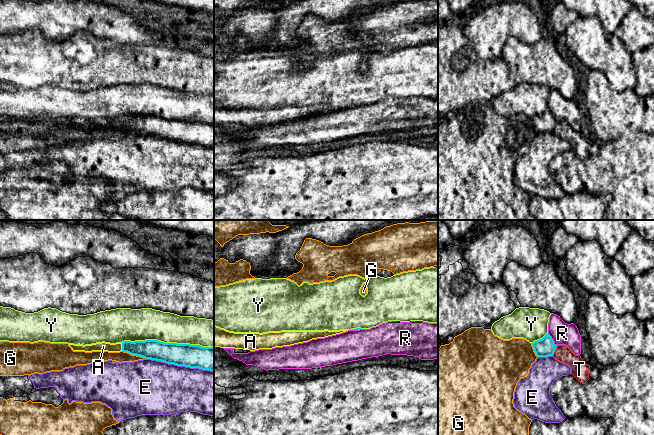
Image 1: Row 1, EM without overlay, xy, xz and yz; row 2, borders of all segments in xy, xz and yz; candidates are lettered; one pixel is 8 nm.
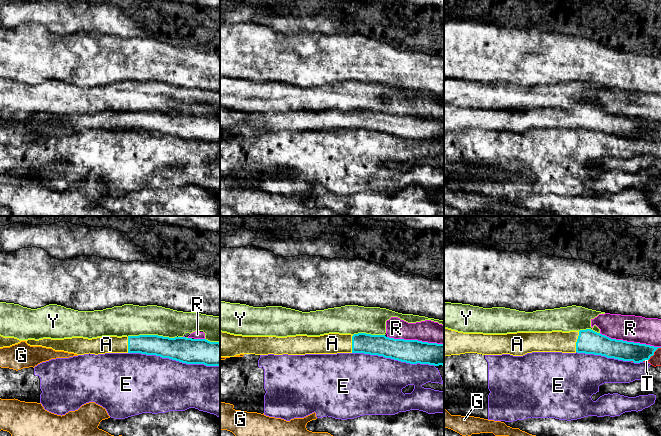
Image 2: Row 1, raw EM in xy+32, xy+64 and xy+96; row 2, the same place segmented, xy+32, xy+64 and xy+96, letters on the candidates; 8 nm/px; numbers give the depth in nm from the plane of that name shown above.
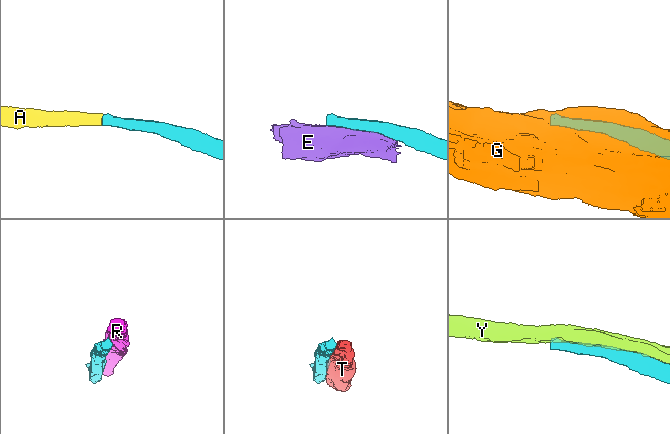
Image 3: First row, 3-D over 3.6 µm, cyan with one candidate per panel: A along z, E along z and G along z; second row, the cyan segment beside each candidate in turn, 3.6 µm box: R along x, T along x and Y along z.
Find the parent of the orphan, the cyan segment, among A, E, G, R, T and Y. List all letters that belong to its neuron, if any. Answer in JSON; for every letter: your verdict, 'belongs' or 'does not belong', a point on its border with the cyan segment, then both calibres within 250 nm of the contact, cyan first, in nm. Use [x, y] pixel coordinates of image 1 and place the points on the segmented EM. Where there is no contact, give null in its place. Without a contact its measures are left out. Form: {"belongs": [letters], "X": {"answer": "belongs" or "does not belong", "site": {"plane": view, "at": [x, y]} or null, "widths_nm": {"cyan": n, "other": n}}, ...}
{"belongs": ["A"], "A": {"answer": "belongs", "site": {"plane": "xy", "at": [122, 347]}, "widths_nm": {"cyan": 160, "other": 70}}, "E": {"answer": "does not belong", "site": {"plane": "xy", "at": [179, 365]}, "widths_nm": {"cyan": 190, "other": 440}}, "G": {"answer": "does not belong", "site": {"plane": "xy", "at": [134, 354]}, "widths_nm": {"cyan": 160, "other": 90}}, "R": {"answer": "does not belong", "site": {"plane": "yz", "at": [552, 339]}, "widths_nm": {"cyan": 150, "other": 180}}, "T": {"answer": "does not belong", "site": {"plane": "yz", "at": [555, 349]}, "widths_nm": {"cyan": 150, "other": 140}}, "Y": {"answer": "does not belong", "site": {"plane": "xy", "at": [167, 343]}, "widths_nm": {"cyan": 190, "other": 260}}}

